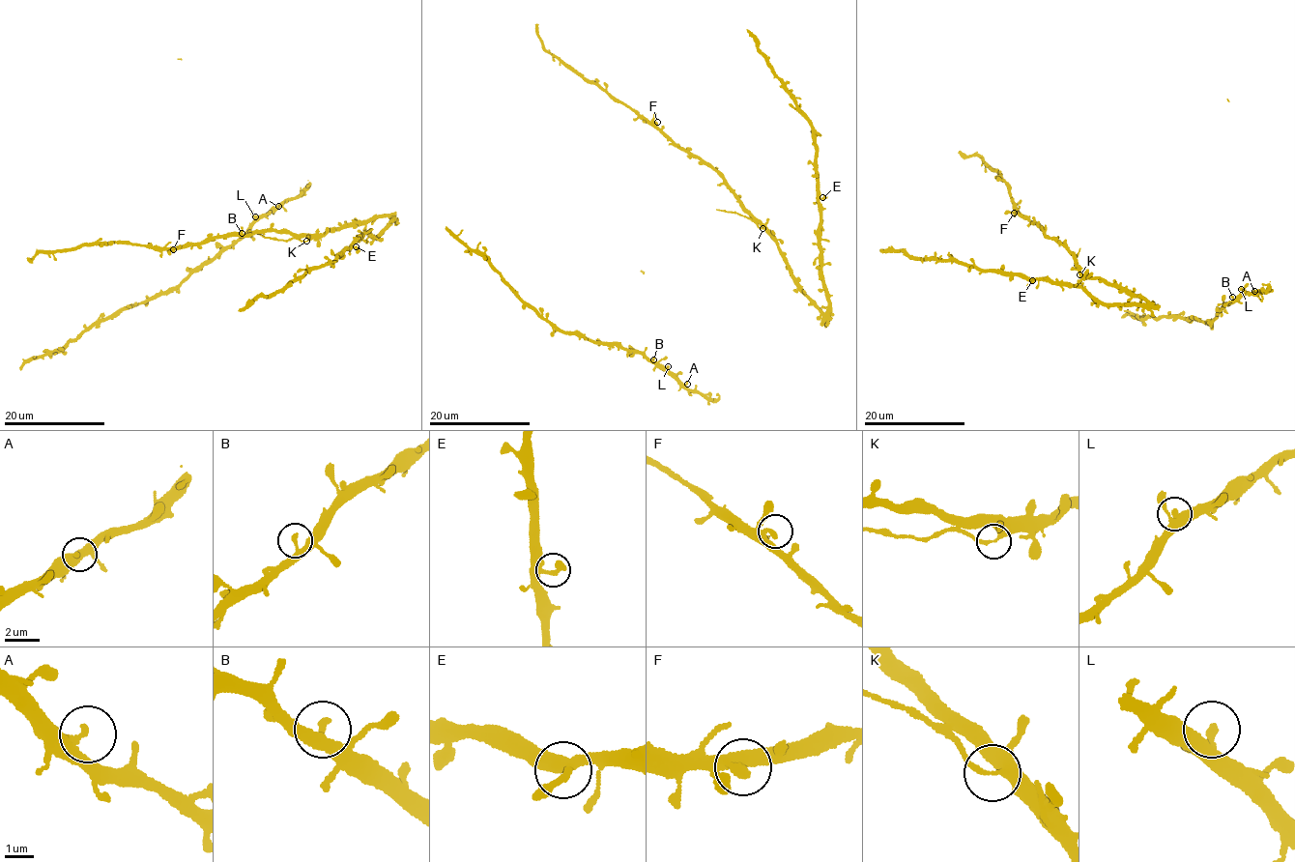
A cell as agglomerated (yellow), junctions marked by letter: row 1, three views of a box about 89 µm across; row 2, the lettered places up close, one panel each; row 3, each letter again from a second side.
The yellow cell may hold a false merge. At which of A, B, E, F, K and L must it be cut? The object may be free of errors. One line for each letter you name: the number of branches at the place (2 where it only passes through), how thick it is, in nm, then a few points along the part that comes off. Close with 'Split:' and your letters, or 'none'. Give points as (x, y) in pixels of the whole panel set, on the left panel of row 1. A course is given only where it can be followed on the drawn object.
K: 2 | 280 nm | (306, 242), (294, 238), (264, 238), (254, 232)
Split: K

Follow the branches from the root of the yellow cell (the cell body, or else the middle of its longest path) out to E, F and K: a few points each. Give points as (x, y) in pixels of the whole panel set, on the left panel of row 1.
E: (388, 216), (390, 221), (379, 236), (372, 238), (365, 233), (352, 244), (356, 246)
F: (388, 216), (315, 236), (294, 237), (273, 230), (206, 239), (173, 249)
K: (388, 216), (362, 221), (311, 237), (306, 242)

